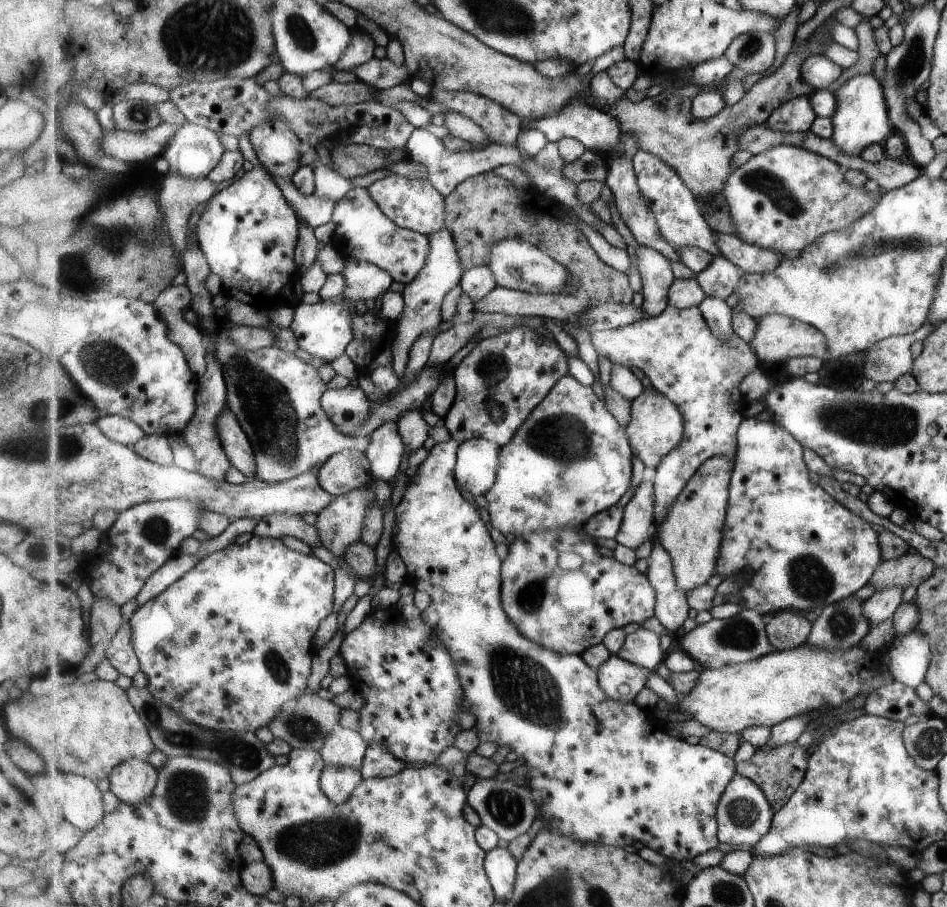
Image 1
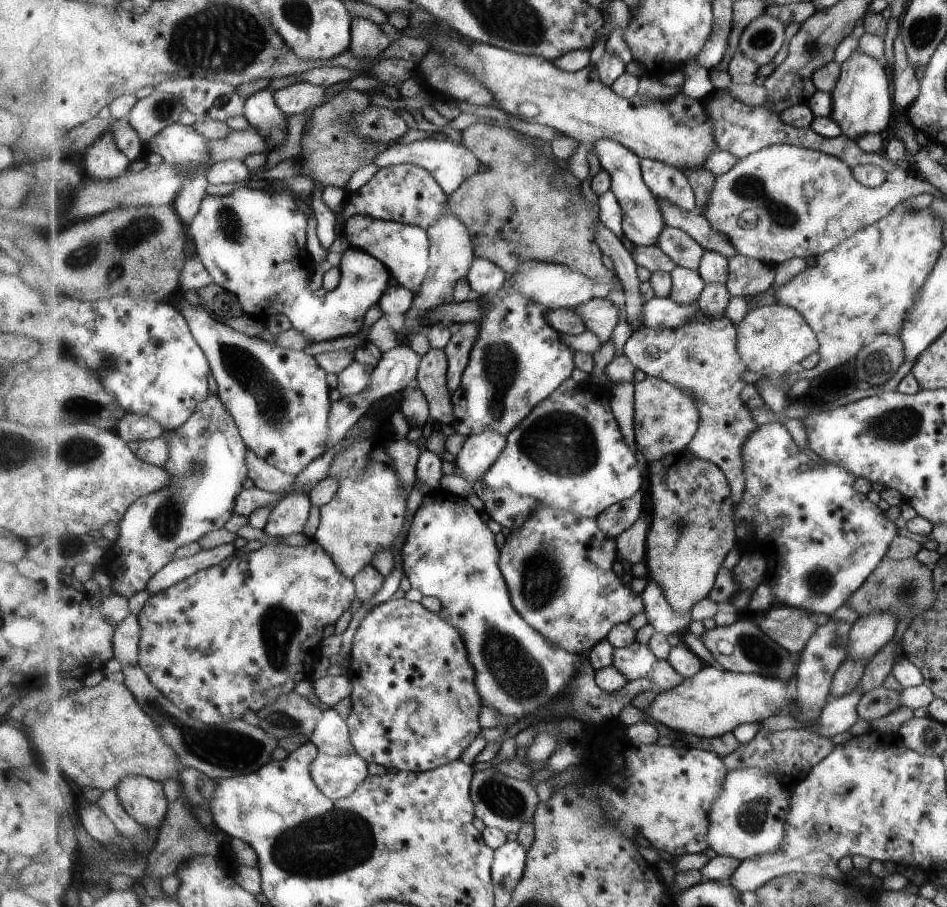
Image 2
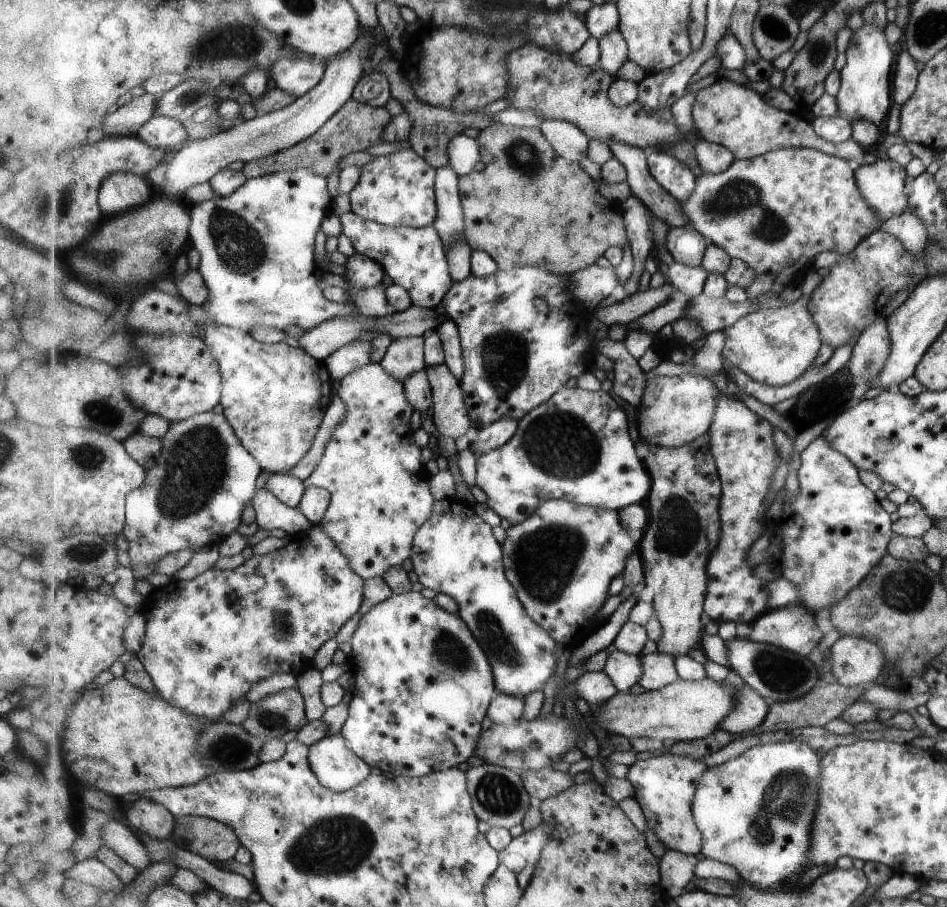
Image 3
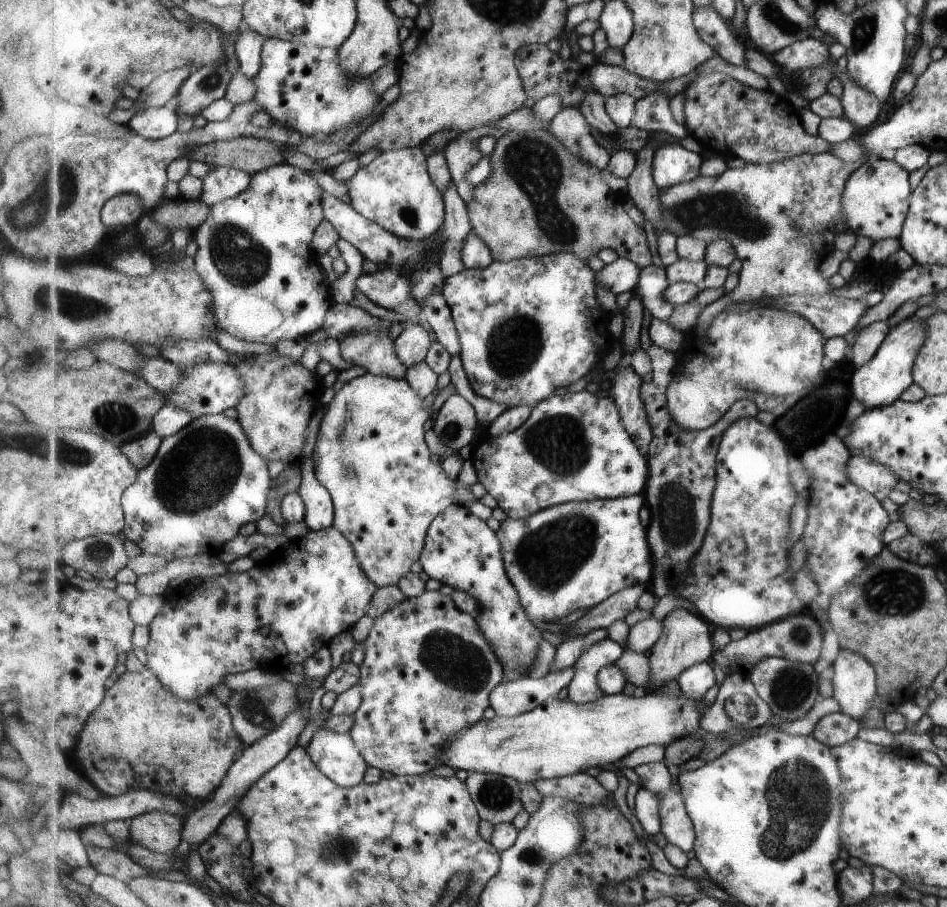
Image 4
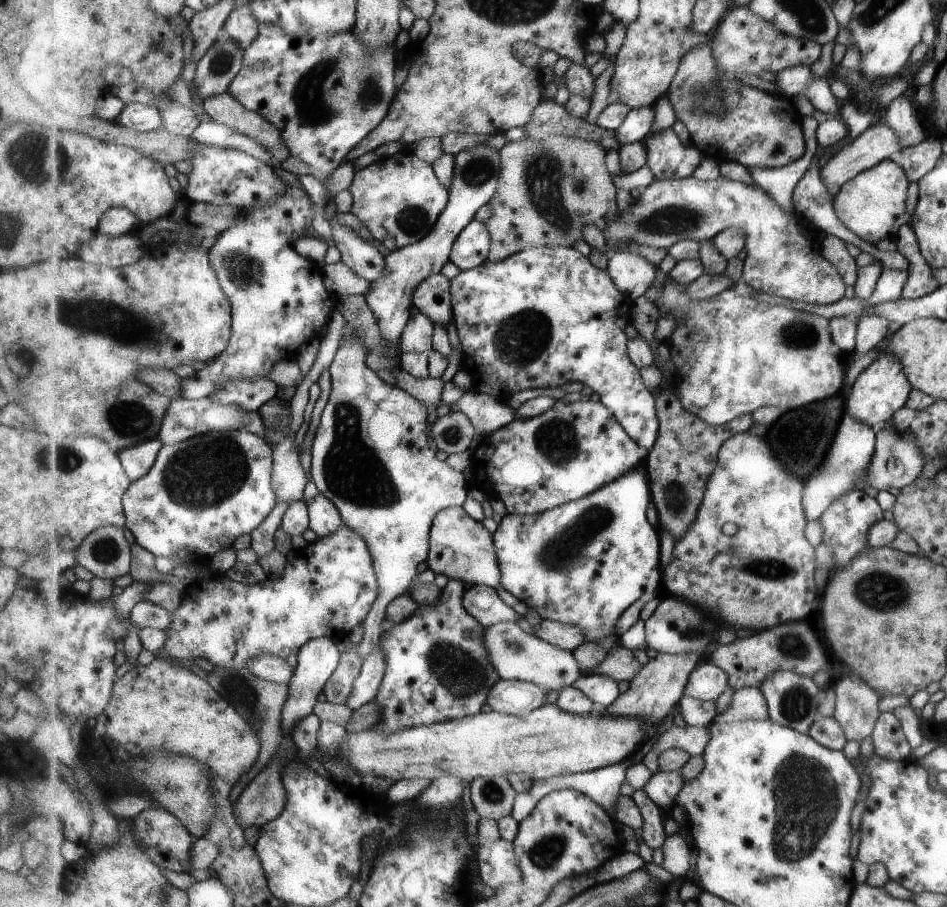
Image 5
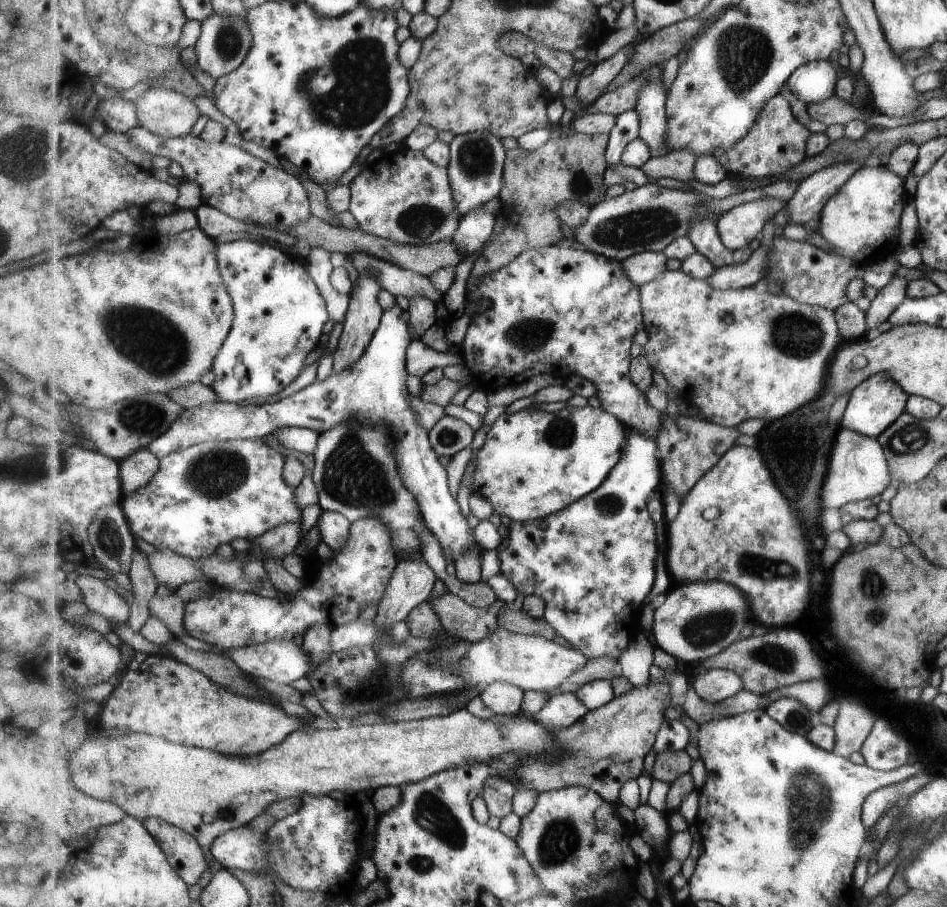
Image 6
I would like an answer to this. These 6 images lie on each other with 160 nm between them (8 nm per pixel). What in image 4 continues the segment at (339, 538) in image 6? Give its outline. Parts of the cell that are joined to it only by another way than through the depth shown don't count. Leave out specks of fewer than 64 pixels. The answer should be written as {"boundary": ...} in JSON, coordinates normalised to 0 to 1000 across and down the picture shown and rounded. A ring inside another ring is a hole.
{"boundary":[[[332,496],[328,502],[320,505],[317,509],[319,516],[319,533],[316,539],[316,545],[321,549],[323,556],[323,568],[321,576],[324,578],[326,584],[339,584],[351,580],[354,573],[355,558],[351,545],[339,534],[335,527],[332,517]]]}

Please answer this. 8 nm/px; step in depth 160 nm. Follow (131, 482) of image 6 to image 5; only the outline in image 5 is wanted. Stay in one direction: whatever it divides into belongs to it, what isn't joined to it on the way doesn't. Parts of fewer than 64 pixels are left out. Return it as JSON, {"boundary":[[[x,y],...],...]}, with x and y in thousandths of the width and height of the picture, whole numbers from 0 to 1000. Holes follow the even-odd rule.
{"boundary":[[[166,481],[127,498],[132,518],[140,530],[153,525],[165,510],[173,487]]]}

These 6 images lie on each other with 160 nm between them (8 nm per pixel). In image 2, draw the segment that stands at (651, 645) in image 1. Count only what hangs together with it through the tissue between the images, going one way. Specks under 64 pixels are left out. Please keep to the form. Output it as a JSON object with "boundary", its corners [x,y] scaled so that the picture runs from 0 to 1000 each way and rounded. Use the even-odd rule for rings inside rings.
{"boundary":[[[671,706],[664,713],[650,716],[648,720],[648,734],[656,739],[664,752],[685,746],[694,732],[694,723],[685,710]]]}

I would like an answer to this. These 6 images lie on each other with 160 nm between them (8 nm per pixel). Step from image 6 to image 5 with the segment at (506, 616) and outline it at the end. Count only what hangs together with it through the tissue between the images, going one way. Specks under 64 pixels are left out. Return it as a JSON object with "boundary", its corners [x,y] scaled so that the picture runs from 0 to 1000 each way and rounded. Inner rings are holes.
{"boundary":[[[574,682],[569,690],[565,690],[563,699],[576,708],[601,719],[605,719],[619,708],[619,701],[615,700],[615,692],[611,689],[583,685],[582,682]]]}

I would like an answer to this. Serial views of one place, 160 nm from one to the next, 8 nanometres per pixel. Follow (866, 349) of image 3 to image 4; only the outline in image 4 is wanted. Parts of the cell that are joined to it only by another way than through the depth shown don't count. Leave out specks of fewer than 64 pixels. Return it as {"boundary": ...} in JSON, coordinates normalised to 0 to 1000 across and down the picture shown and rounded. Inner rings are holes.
{"boundary":[[[922,354],[904,366],[897,397],[903,407],[913,401],[924,390],[938,365],[937,354]]]}

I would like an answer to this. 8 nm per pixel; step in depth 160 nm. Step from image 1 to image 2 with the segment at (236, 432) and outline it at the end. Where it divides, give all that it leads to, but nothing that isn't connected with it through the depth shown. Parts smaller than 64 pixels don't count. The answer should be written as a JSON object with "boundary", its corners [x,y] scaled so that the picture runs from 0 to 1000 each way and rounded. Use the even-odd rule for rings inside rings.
{"boundary":[[[267,496],[261,498],[261,512],[263,512],[263,528],[267,530],[270,537],[280,540],[280,542],[297,542],[307,540],[312,536],[314,525],[302,523],[282,510],[280,505],[273,505]]]}

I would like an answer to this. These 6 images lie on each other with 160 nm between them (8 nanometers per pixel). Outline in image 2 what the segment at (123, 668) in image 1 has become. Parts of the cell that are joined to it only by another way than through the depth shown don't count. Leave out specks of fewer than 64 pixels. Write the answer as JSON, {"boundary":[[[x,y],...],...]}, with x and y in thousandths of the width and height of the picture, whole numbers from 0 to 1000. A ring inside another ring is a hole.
{"boundary":[[[136,677],[121,695],[119,701],[120,725],[132,734],[146,734],[148,728],[150,693],[146,677]]]}

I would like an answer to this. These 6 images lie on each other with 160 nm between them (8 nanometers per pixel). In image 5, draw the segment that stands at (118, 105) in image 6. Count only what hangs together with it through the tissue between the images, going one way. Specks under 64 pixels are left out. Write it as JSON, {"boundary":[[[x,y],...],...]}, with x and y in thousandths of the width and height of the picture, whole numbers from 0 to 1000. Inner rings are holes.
{"boundary":[[[145,114],[134,116],[122,133],[134,141],[152,147],[170,142],[173,130],[164,117]]]}

